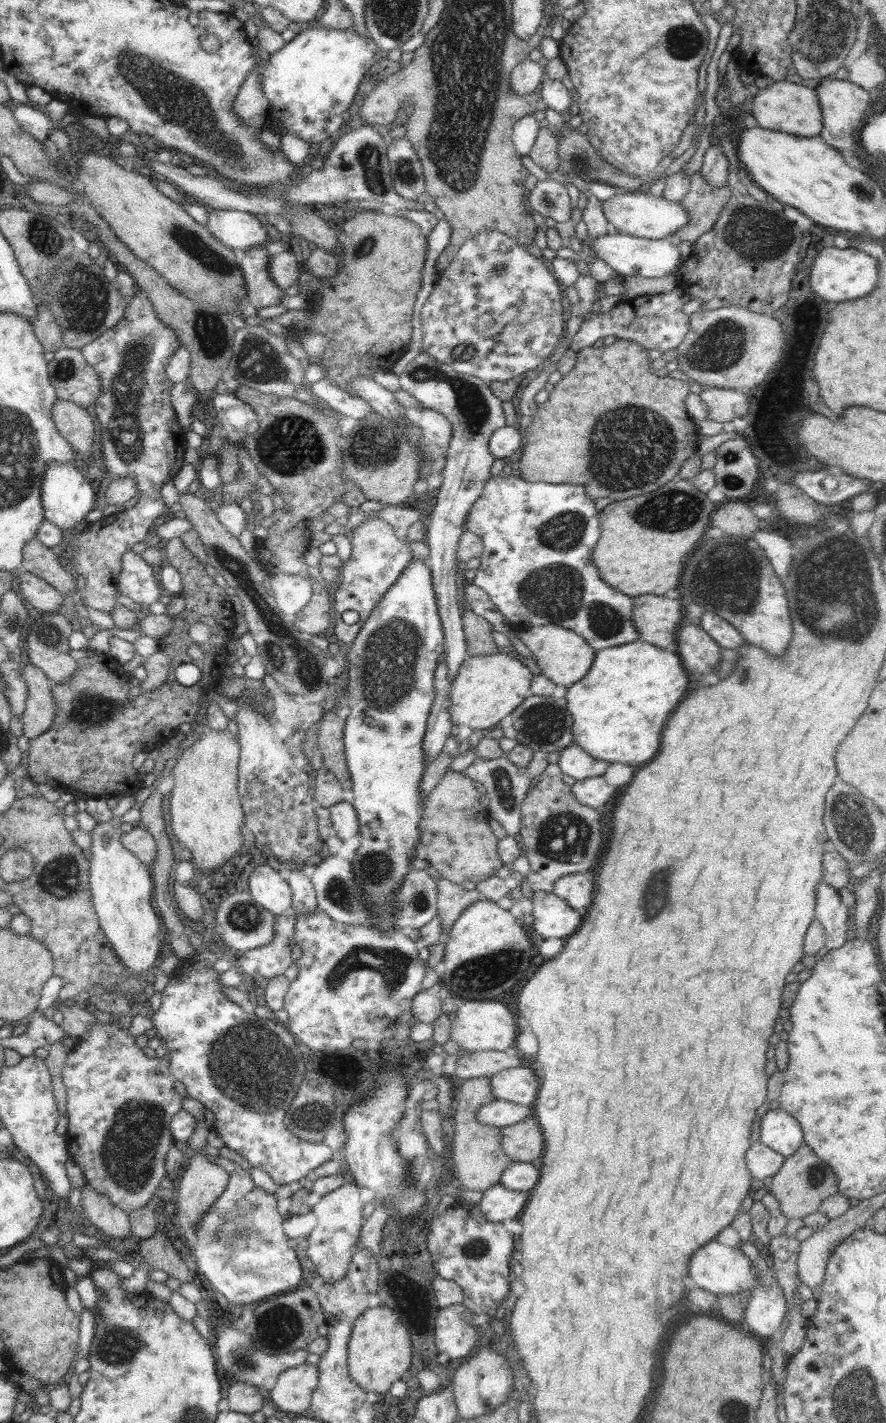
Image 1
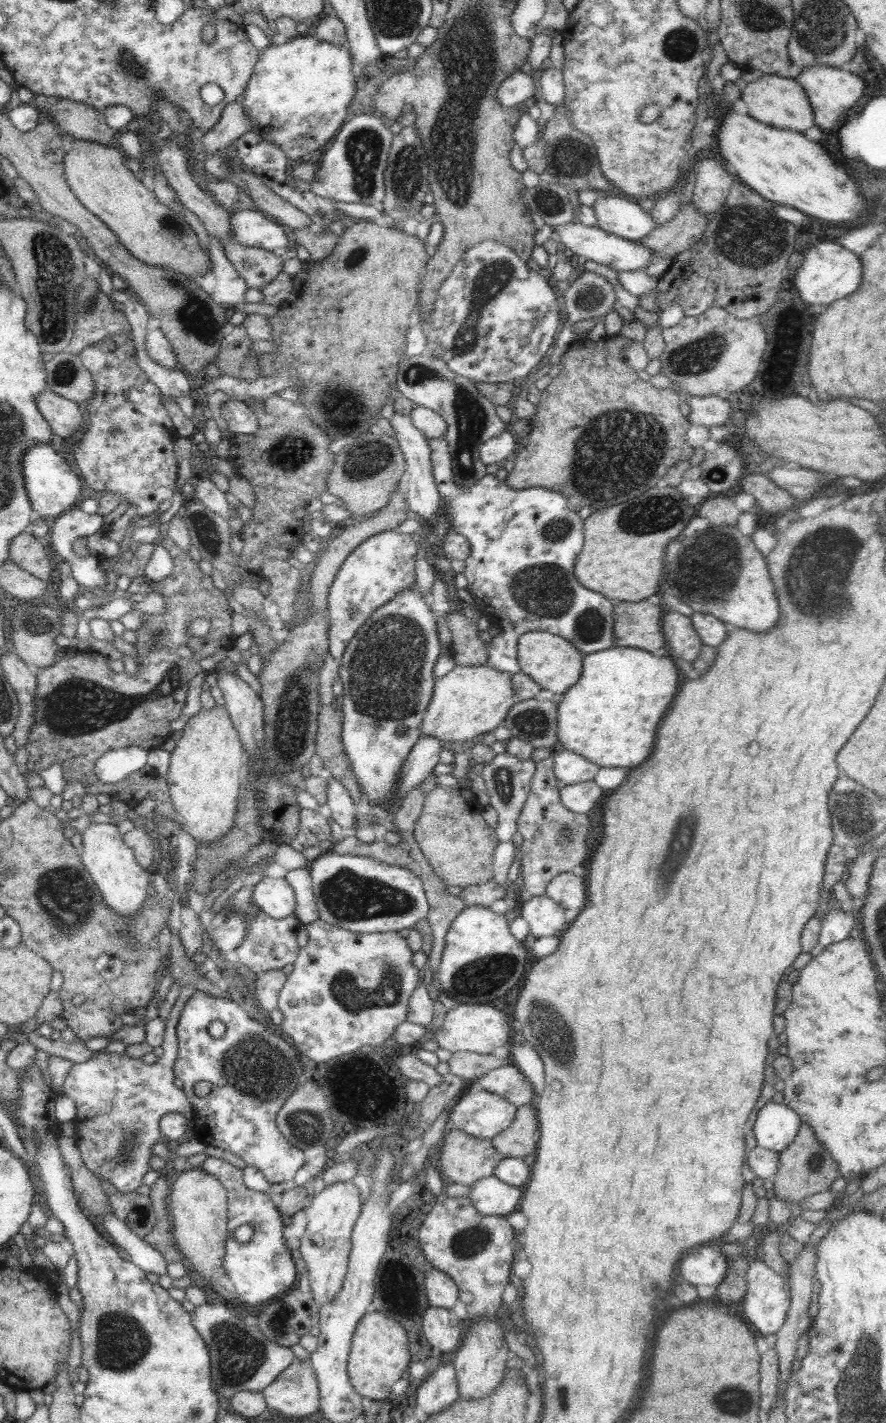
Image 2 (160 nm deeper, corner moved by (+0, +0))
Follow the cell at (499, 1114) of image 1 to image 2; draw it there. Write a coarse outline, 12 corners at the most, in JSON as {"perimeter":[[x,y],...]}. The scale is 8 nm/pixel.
{"perimeter":[[473,1088],[455,1102],[445,1132],[491,1140],[517,1106]]}

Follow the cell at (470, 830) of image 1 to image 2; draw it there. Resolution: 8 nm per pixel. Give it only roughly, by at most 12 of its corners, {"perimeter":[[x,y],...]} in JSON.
{"perimeter":[[463,785],[425,794],[414,840],[464,888],[493,878],[499,841]]}

